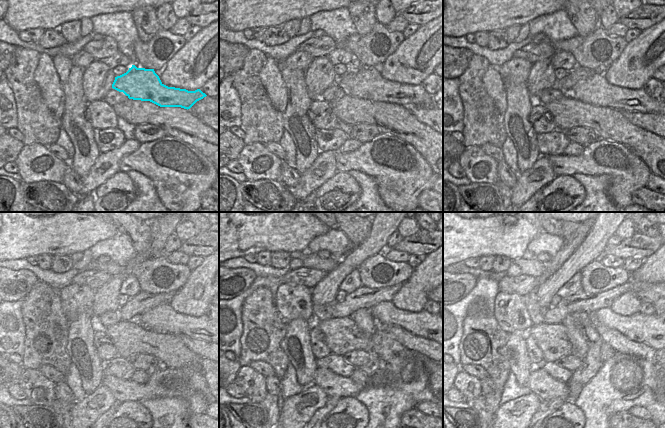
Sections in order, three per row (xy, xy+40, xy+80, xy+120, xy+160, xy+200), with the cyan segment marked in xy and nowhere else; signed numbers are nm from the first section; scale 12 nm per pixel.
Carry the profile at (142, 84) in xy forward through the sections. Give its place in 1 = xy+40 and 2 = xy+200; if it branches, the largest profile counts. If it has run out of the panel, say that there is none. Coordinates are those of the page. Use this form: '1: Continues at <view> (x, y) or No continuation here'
1: Continues at xy+40 (367, 83)
2: Continues at xy+200 (646, 315)

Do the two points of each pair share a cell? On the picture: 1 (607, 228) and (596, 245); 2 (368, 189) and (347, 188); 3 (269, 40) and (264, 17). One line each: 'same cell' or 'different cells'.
1: same cell
2: different cells
3: different cells

